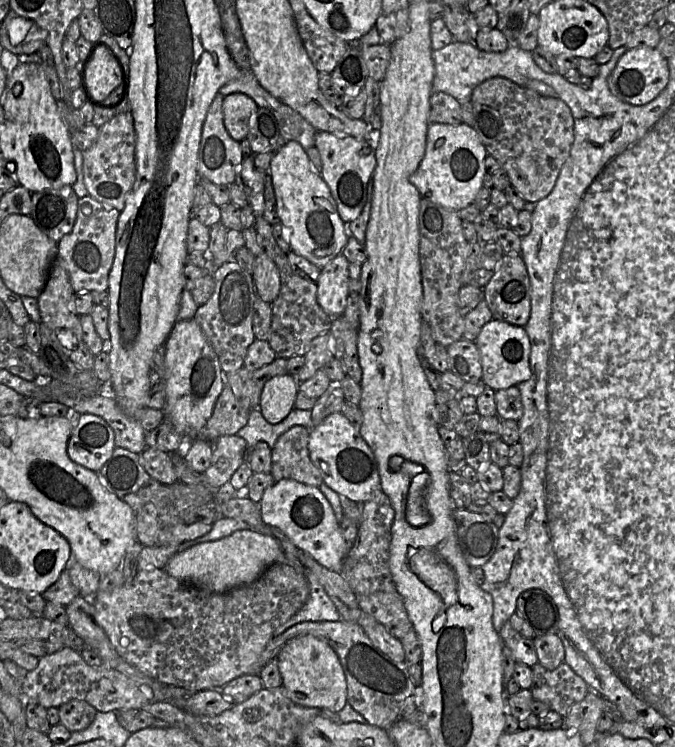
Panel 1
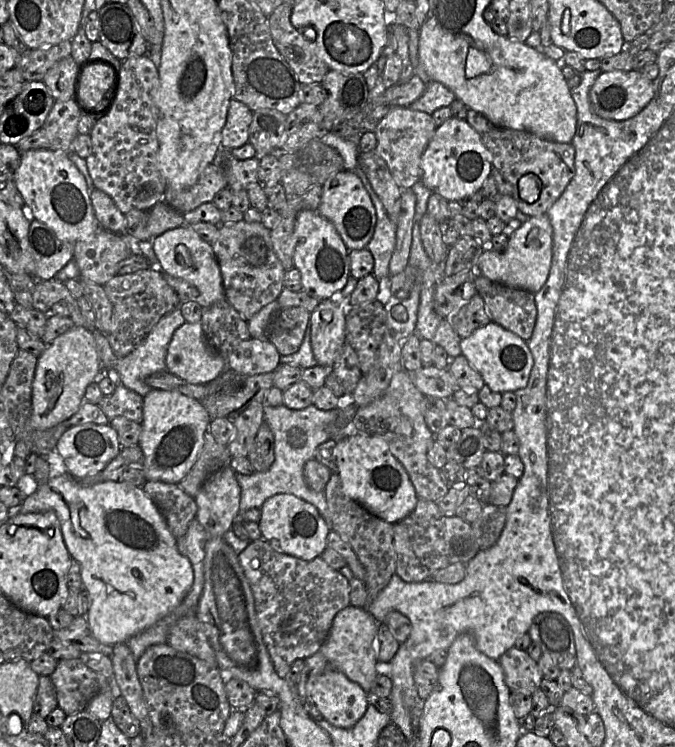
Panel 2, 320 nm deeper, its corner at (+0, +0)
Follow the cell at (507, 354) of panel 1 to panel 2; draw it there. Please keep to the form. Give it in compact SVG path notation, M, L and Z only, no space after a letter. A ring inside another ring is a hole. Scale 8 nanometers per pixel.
M490 321L475 329L468 337L462 338L460 348L461 354L492 391L500 394L516 392L526 386L533 366L533 357L527 342L513 332Z

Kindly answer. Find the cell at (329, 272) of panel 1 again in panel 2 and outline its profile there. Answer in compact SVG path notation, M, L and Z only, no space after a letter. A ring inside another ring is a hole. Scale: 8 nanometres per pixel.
M341 291L323 299L310 314L311 348L318 365L330 369L340 354L346 338L346 306L336 303L344 300Z

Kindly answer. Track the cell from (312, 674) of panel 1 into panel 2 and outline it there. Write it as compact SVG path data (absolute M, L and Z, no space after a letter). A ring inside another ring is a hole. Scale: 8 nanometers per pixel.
M327 670L317 676L311 701L326 721L339 728L353 727L369 705L366 692L338 670Z

